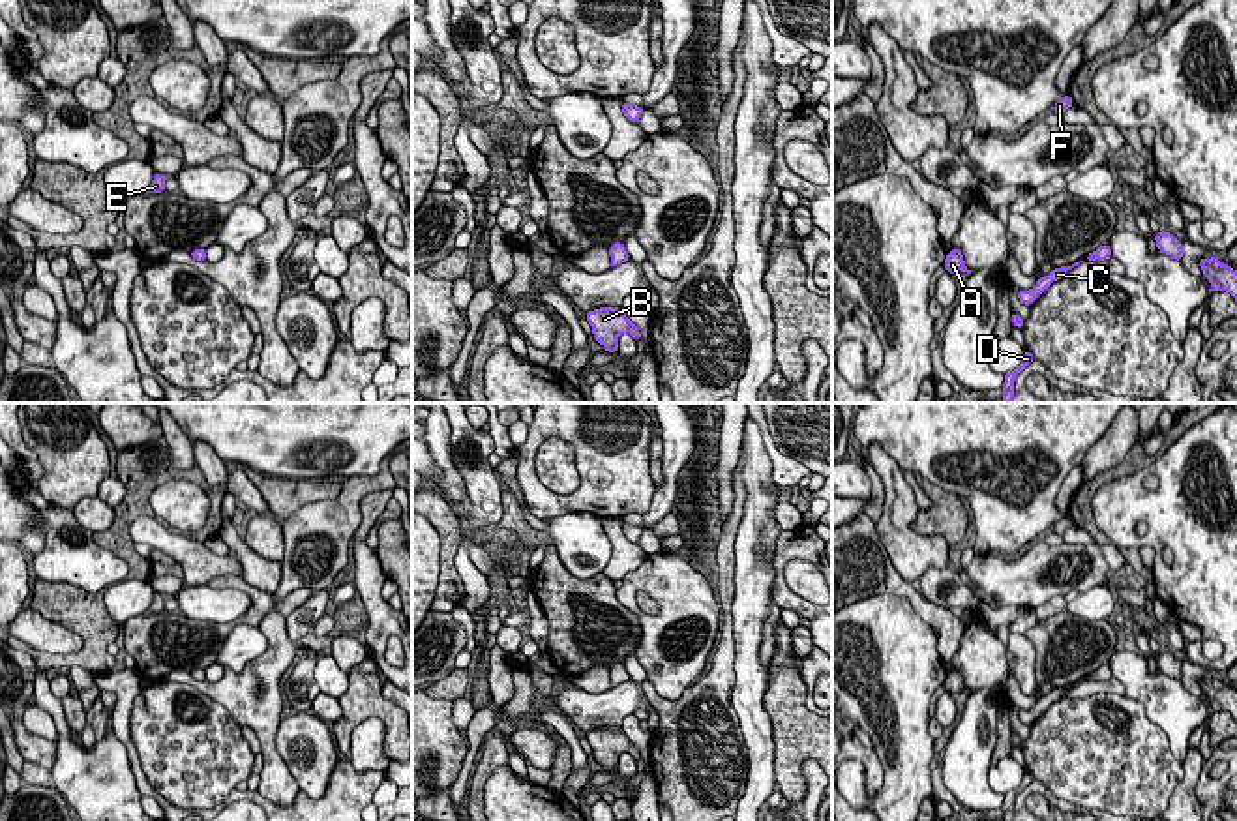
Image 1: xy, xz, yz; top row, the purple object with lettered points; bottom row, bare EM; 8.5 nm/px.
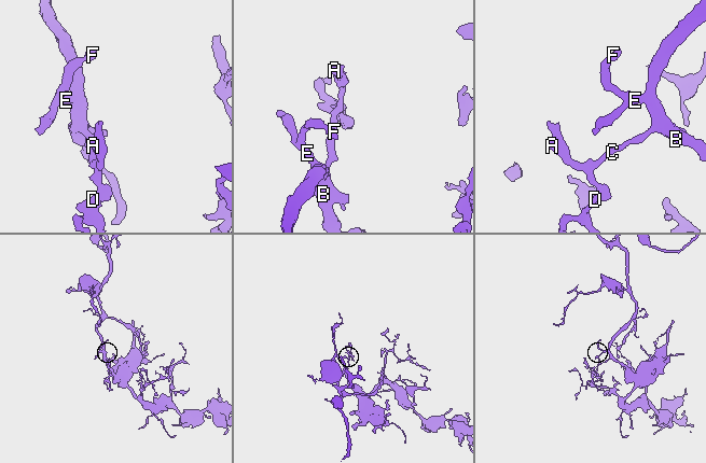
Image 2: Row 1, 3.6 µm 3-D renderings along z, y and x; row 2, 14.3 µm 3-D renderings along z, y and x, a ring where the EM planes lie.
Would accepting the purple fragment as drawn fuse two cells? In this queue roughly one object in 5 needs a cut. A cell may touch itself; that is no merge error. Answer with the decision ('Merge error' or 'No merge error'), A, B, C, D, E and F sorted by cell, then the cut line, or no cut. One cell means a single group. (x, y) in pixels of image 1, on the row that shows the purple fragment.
No merge error. Groups: A B C D E F. No split

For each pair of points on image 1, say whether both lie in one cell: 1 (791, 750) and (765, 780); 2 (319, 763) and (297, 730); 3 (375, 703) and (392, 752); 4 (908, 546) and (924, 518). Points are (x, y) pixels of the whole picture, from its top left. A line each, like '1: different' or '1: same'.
1: different
2: same
3: same
4: different

